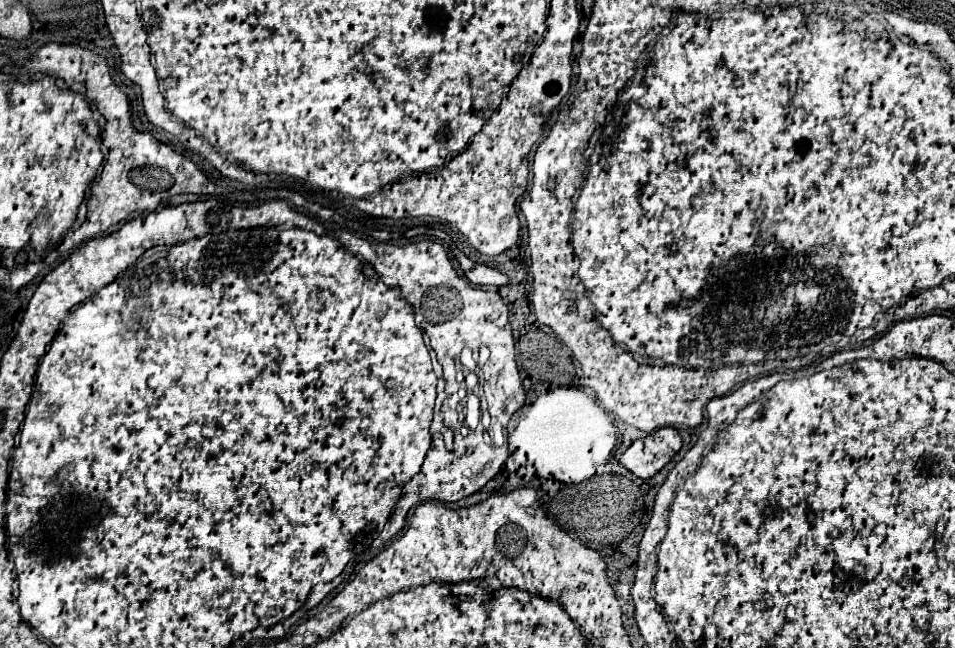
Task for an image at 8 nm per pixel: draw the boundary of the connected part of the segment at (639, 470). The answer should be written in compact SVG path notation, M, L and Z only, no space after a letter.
M663 427L643 439L633 441L619 461L637 477L649 479L657 471L661 471L679 449L681 449L679 431L673 427Z

